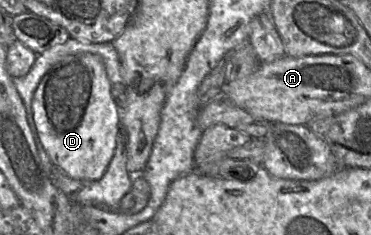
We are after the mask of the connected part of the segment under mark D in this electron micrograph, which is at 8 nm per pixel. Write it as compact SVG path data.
M91 53L69 55L56 63L35 91L32 109L40 140L52 162L73 179L96 181L103 177L121 133L121 111L116 106L104 62Z

